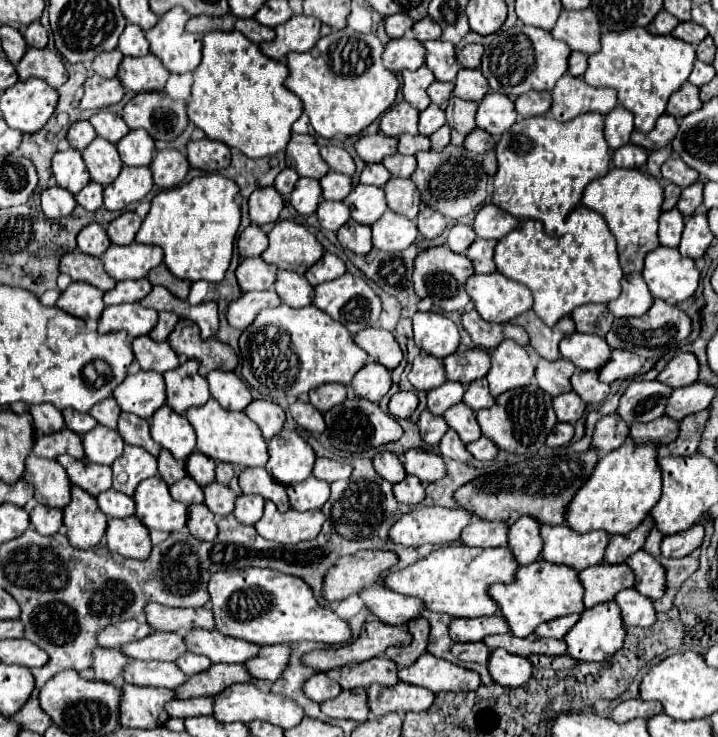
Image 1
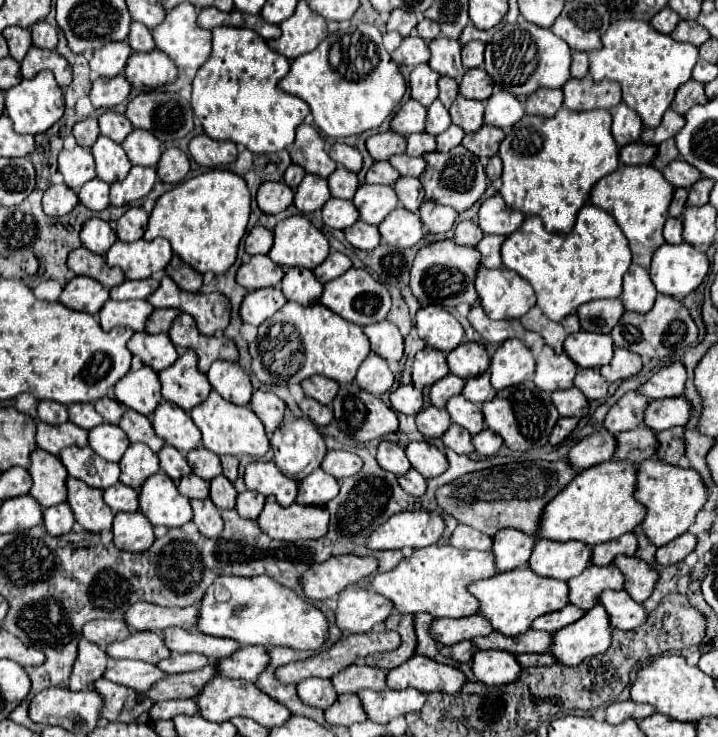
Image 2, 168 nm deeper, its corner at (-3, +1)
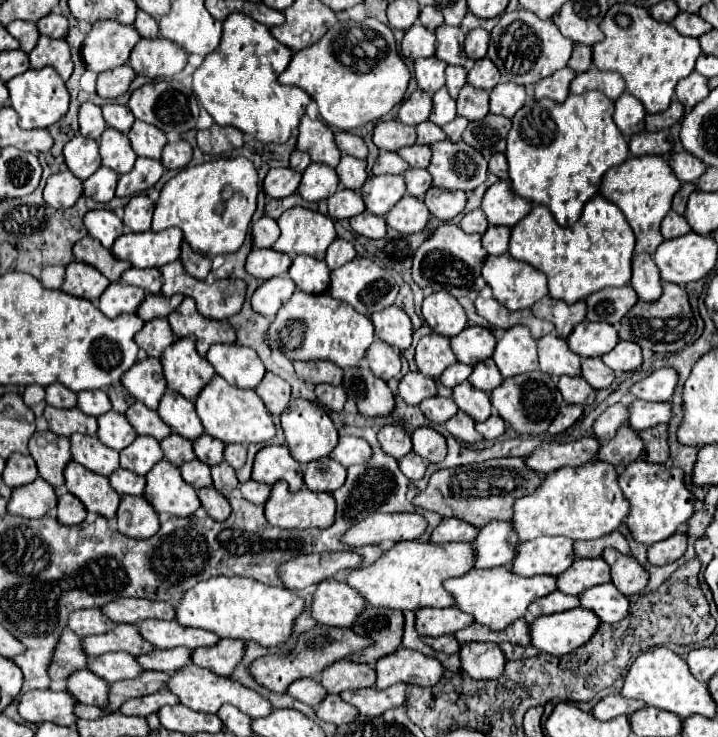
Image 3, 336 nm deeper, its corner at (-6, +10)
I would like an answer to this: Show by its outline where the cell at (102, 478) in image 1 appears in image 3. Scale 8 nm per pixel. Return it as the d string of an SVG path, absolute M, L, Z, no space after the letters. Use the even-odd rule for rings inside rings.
M71 435L71 453L73 461L77 461L93 473L107 477L115 469L119 469L119 453L105 447L95 435Z

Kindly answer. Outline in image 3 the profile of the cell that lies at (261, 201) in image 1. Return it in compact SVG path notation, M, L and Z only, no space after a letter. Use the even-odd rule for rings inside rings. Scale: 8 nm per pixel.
M271 169L263 181L263 189L273 199L289 197L297 191L301 183L301 173L293 169Z

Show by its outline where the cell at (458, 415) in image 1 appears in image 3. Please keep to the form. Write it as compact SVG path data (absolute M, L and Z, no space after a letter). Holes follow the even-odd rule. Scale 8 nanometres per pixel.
M463 381L453 389L453 399L455 399L457 407L461 411L469 413L475 421L485 421L493 411L489 393L473 389L473 385L469 385L469 381Z

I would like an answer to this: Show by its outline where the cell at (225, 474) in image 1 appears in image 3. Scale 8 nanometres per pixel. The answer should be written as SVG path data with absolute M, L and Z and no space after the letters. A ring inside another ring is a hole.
M227 445L225 447L225 461L233 469L241 469L247 459L247 447L245 445Z

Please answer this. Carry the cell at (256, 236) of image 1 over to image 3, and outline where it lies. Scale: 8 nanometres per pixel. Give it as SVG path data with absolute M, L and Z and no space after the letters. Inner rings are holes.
M261 217L259 221L253 223L251 235L253 235L253 245L255 247L271 247L279 239L277 221L271 219L271 217Z

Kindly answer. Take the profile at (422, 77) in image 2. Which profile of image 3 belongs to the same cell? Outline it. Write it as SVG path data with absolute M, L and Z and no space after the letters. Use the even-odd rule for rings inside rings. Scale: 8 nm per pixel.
M429 57L429 59L417 59L415 61L415 79L417 85L427 91L427 93L435 93L445 85L445 61L439 61L437 57Z

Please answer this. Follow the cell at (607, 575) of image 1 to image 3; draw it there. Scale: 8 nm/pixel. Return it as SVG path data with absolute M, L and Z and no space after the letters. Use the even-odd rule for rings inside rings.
M575 559L573 565L557 577L557 589L567 595L579 595L589 587L609 581L609 565L603 559Z

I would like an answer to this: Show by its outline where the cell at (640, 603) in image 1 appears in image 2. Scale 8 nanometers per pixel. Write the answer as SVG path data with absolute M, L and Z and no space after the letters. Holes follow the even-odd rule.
M606 590L604 594L600 594L598 602L602 602L602 606L606 608L612 628L634 630L634 628L642 626L648 618L648 612L644 610L644 606L634 602L624 590L620 590L620 592Z

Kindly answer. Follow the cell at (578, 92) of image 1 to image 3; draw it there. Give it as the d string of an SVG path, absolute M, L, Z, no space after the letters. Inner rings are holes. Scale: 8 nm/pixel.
M593 67L593 69L577 75L571 81L571 93L581 95L581 93L587 93L587 91L601 91L611 101L615 101L625 91L625 81L619 73L599 71L599 69Z

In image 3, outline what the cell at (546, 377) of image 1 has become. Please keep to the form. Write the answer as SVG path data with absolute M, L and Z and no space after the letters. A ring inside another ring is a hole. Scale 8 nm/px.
M549 333L545 337L539 339L539 365L541 365L541 371L547 373L547 375L581 375L581 357L575 355L569 347L567 347L567 341L555 333Z

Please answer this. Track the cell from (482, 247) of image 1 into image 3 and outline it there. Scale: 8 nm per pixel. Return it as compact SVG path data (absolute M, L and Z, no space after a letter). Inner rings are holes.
M489 227L483 235L483 247L487 249L489 255L501 255L507 251L511 237L511 229L505 227Z

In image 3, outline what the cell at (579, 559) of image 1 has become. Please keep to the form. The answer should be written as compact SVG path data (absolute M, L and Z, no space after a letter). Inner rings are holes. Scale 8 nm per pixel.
M537 537L519 543L511 571L519 577L561 575L573 563L573 541L567 537Z

